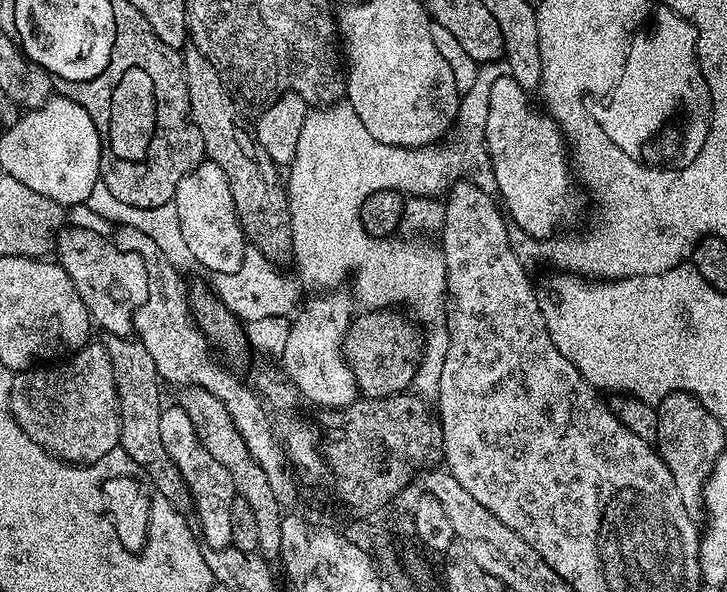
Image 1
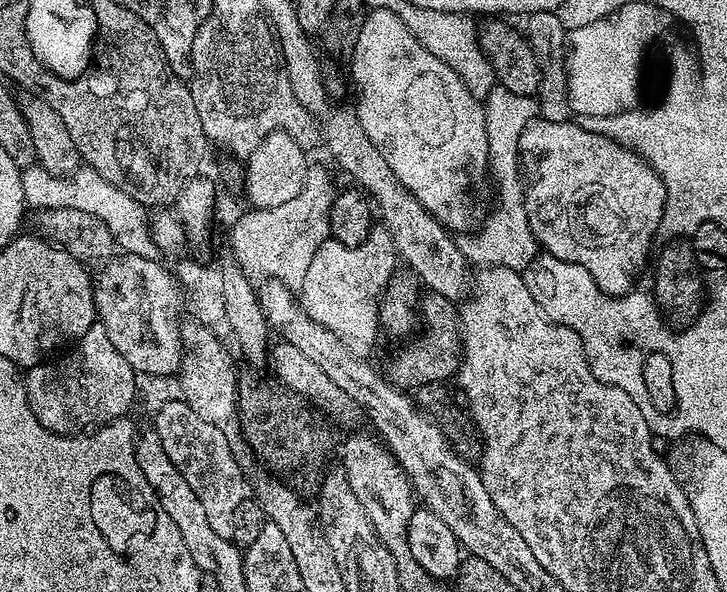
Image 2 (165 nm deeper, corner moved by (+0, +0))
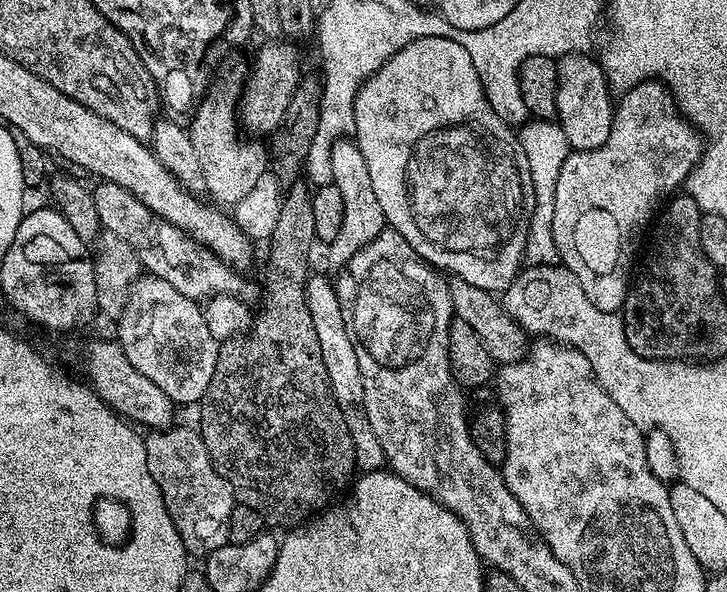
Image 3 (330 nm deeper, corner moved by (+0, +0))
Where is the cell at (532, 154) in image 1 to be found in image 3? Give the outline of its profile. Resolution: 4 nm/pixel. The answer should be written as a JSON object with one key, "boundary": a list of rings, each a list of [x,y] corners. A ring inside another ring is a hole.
{"boundary":[[[649,78],[629,88],[615,105],[608,141],[589,152],[571,151],[554,193],[553,240],[559,263],[578,278],[578,286],[600,312],[623,309],[636,243],[661,205],[696,169],[706,143],[659,79]]]}

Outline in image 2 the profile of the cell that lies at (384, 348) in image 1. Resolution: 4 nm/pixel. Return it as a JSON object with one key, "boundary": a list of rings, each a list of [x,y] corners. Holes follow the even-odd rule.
{"boundary":[[[428,290],[419,297],[418,316],[419,312],[424,319],[424,333],[413,344],[398,349],[388,360],[387,380],[401,390],[415,390],[424,383],[451,381],[460,369],[462,341],[457,305],[450,298]]]}

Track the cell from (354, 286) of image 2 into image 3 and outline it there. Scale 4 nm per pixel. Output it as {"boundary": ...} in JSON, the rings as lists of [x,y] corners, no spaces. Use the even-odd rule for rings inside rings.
{"boundary":[[[343,138],[333,144],[332,154],[333,180],[338,194],[342,194],[342,230],[338,230],[338,238],[330,241],[332,260],[340,266],[347,265],[349,258],[358,250],[362,250],[378,234],[385,231],[386,221],[382,214],[382,206],[374,194],[374,186],[370,183],[370,170],[366,170],[366,158],[362,158],[362,150],[355,139]]]}

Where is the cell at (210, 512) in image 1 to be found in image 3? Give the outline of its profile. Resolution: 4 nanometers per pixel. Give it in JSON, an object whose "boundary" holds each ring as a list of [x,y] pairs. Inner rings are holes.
{"boundary":[[[176,427],[152,430],[144,436],[146,466],[150,470],[150,478],[158,482],[164,505],[185,549],[192,554],[207,554],[229,543],[228,519],[234,505],[231,486],[215,469],[199,431],[195,427]]]}

